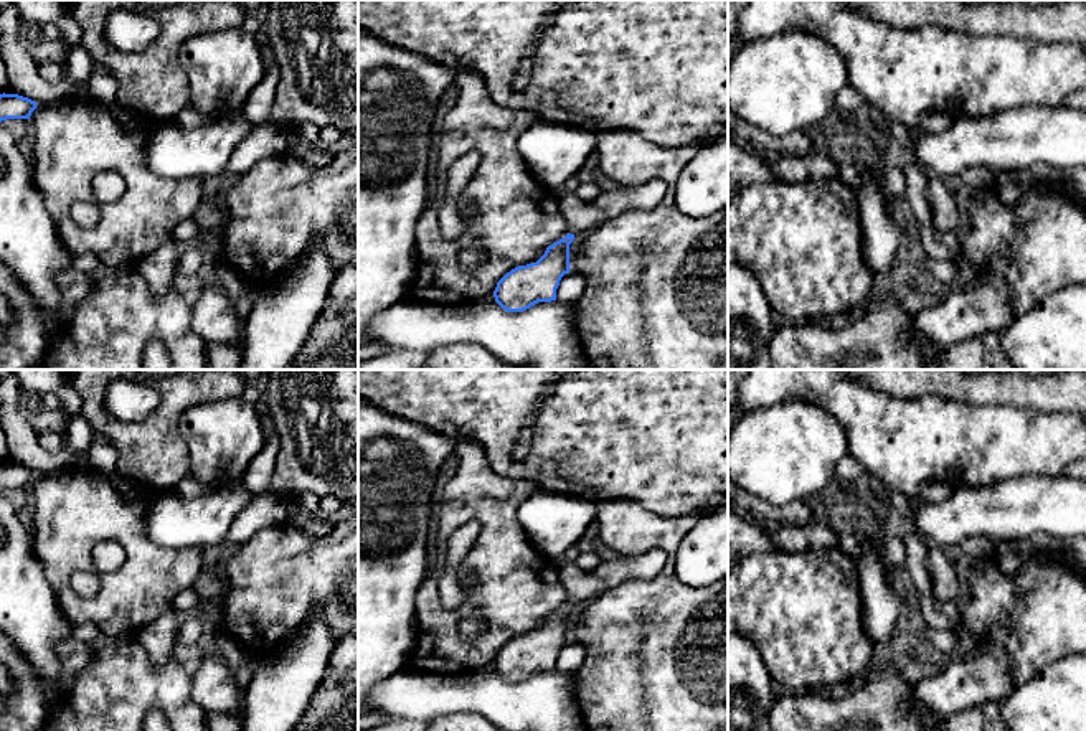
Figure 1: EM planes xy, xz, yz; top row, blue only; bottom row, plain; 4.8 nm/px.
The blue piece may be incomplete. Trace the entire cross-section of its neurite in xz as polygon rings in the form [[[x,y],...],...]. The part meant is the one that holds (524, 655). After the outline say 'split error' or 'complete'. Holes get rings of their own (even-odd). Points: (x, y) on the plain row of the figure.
[[[654,549],[637,558],[602,561],[591,571],[579,569],[576,563],[564,564],[558,574],[568,592],[568,604],[548,615],[536,632],[507,642],[493,660],[495,672],[507,681],[523,681],[538,672],[556,670],[560,650],[569,642],[569,614],[576,604],[586,604],[630,578],[654,578],[665,563],[667,554]]] | split error

